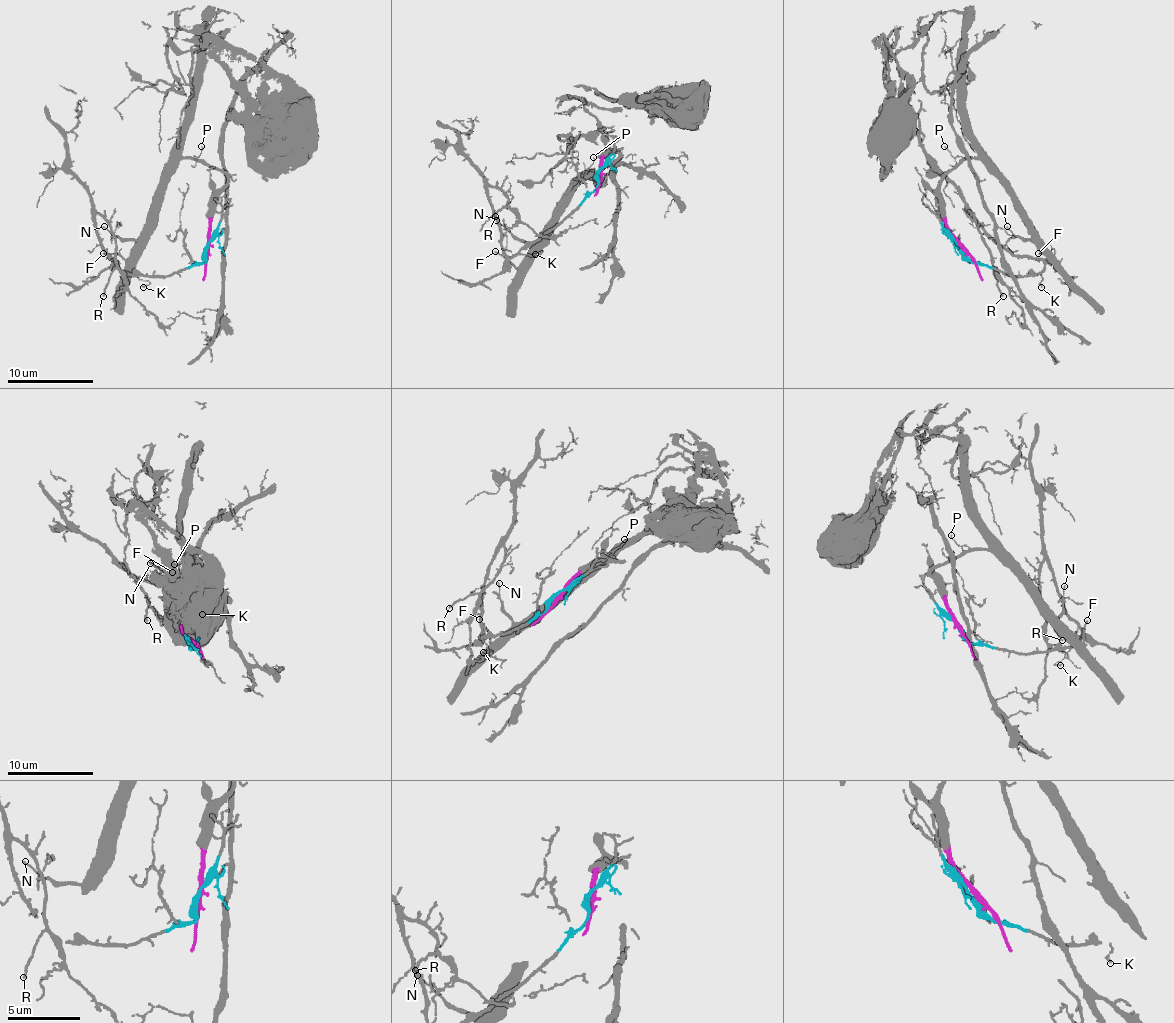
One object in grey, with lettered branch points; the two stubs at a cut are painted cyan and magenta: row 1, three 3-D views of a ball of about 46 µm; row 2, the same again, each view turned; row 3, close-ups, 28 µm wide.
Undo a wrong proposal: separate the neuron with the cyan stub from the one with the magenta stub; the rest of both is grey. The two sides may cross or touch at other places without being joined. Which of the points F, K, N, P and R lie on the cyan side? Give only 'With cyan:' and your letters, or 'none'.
With cyan: K, R

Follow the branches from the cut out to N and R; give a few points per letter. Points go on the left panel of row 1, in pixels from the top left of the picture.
N: (205, 251), (213, 197), (226, 179), (220, 171), (190, 158), (175, 166), (136, 240), (121, 240), (103, 227)
R: (205, 251), (203, 261), (166, 277), (131, 277), (108, 255), (97, 214), (116, 244), (116, 268), (103, 296)

